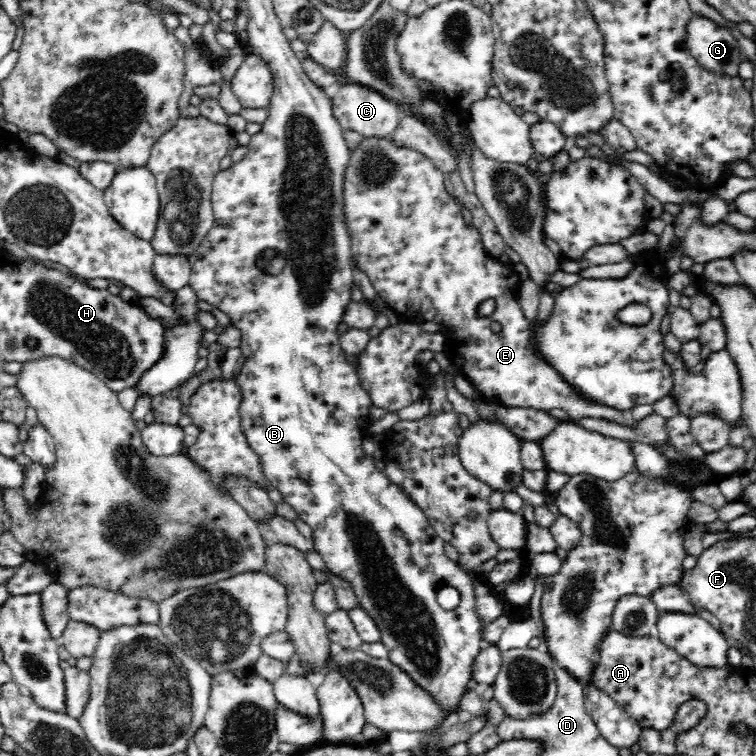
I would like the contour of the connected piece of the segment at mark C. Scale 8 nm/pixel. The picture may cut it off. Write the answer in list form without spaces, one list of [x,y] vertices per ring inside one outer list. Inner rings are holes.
[[[341,82],[341,87],[331,98],[334,118],[343,130],[355,130],[365,136],[390,137],[398,128],[401,117],[406,112],[398,102],[392,101],[377,90],[356,82]]]

